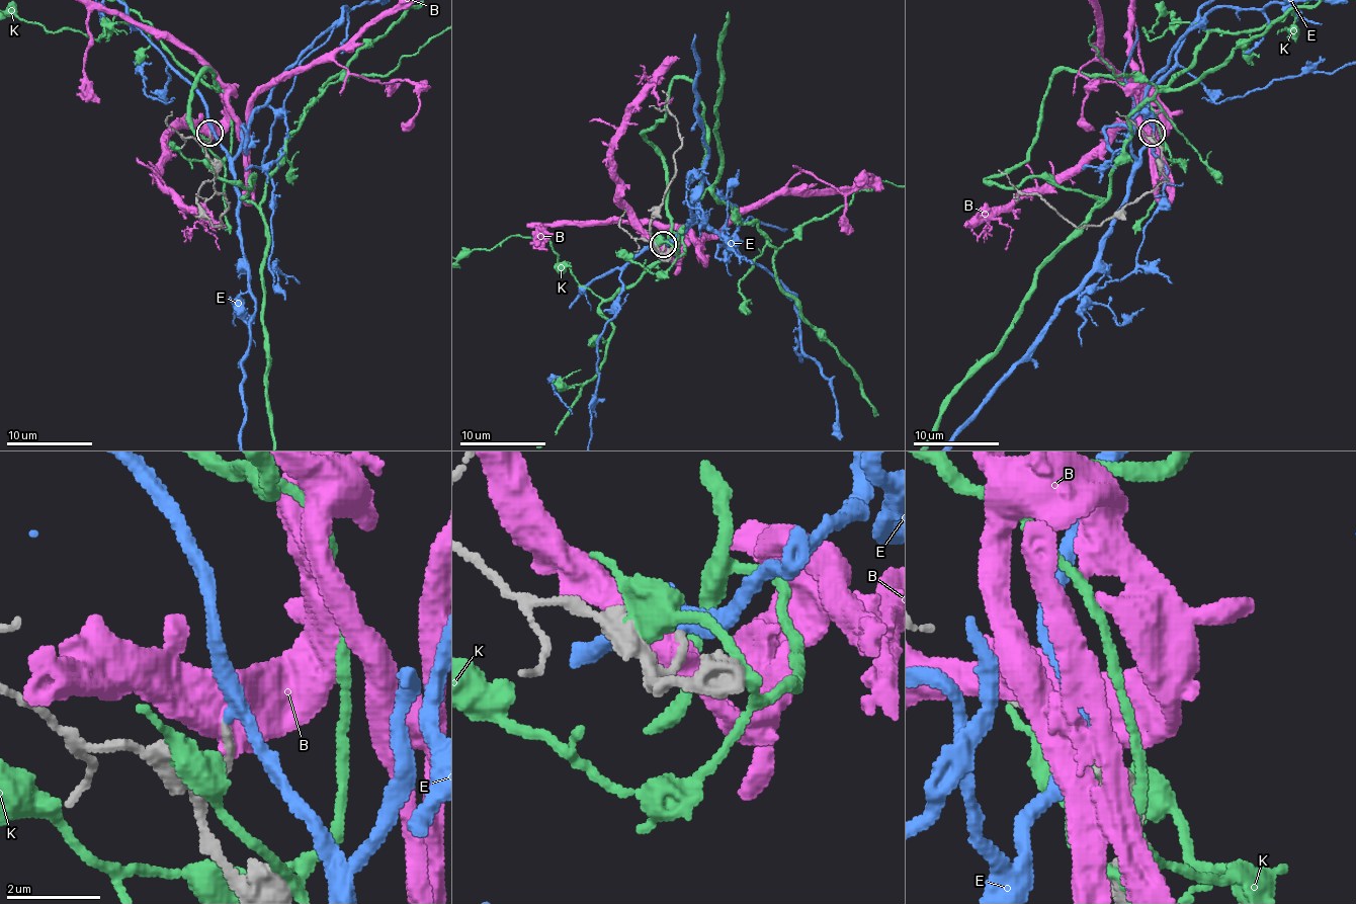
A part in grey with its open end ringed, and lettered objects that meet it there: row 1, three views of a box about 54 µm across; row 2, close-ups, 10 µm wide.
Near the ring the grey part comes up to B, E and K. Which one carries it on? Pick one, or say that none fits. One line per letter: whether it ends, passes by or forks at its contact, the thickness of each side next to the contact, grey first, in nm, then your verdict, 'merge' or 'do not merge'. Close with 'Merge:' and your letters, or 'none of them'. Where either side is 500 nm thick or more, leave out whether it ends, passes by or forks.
B: 200/700 nm | do not merge
E: it passes by | 160/300 nm | merge
K: it passes by | 420/460 nm | do not merge
Merge: E

